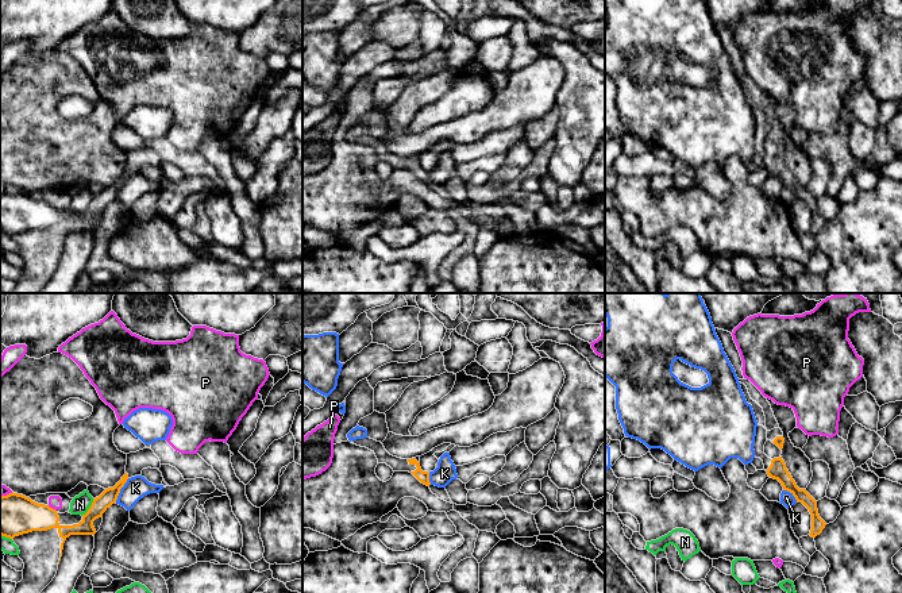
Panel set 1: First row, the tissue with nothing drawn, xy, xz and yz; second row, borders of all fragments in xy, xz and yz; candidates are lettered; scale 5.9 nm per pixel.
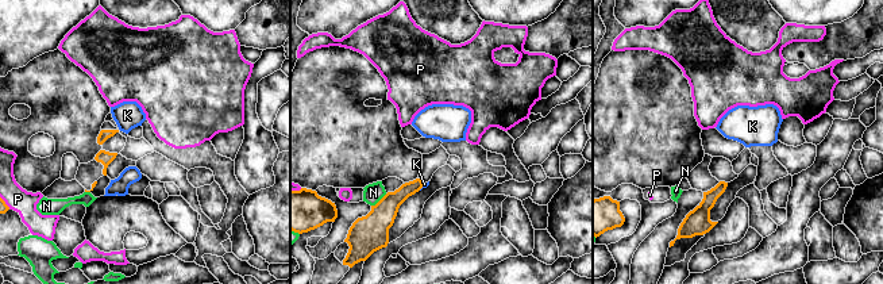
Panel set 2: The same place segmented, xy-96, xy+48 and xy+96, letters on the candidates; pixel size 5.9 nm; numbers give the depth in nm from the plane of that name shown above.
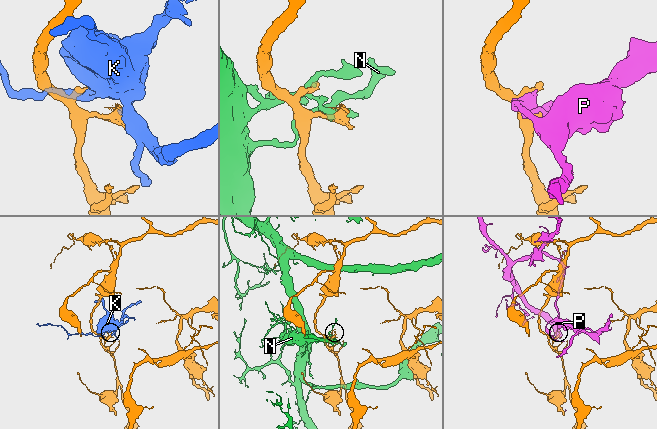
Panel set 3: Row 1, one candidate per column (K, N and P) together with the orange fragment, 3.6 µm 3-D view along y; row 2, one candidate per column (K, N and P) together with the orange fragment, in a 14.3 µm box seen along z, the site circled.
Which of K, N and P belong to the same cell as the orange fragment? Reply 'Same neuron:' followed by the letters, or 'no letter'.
Same neuron: no letter

